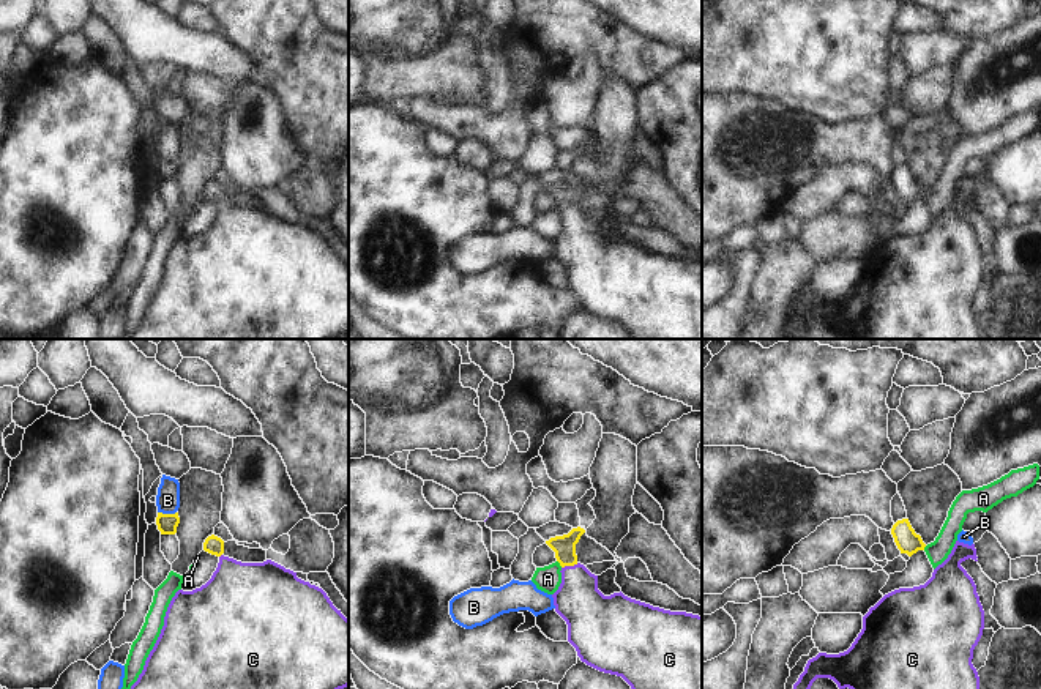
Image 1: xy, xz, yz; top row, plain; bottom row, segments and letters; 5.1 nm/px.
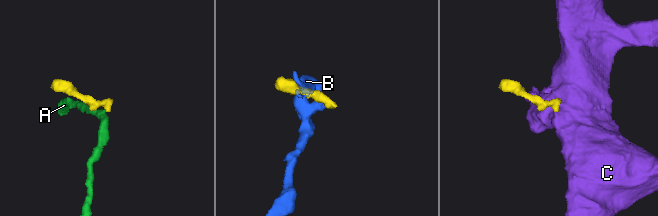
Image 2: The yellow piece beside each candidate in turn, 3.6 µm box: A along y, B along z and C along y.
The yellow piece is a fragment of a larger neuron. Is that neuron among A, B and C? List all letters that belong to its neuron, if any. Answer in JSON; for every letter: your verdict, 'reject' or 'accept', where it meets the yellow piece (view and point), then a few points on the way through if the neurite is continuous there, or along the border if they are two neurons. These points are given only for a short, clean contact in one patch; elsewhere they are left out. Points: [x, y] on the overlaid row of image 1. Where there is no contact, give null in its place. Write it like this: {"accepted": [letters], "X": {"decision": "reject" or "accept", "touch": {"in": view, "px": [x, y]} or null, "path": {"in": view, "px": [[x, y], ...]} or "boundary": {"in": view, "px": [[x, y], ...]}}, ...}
{"accepted": ["C"], "A": {"decision": "reject", "touch": {"in": "xz", "px": [559, 562]}, "boundary": {"in": "xz", "px": [[557, 560], [562, 566]]}}, "B": {"decision": "reject", "touch": {"in": "xy", "px": [167, 514]}, "boundary": {"in": "xy", "px": [[158, 511], [175, 513]]}}, "C": {"decision": "accept", "touch": {"in": "xz", "px": [570, 565]}, "path": {"in": "xz", "px": [[563, 546], [570, 565], [578, 582], [578, 601]]}}}

